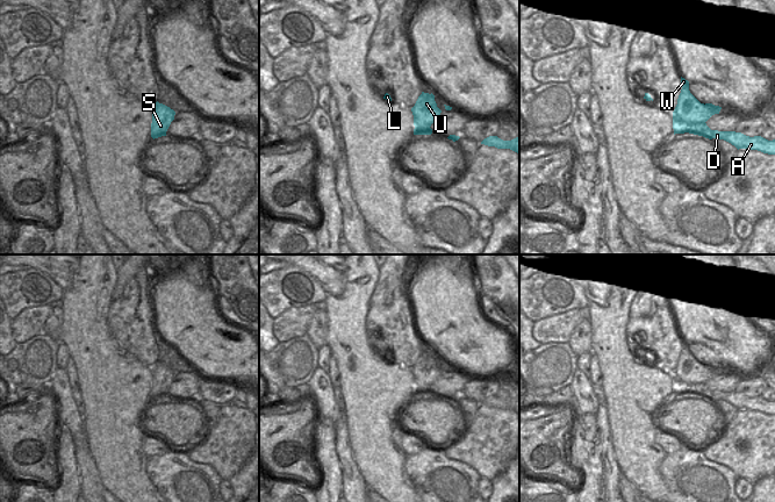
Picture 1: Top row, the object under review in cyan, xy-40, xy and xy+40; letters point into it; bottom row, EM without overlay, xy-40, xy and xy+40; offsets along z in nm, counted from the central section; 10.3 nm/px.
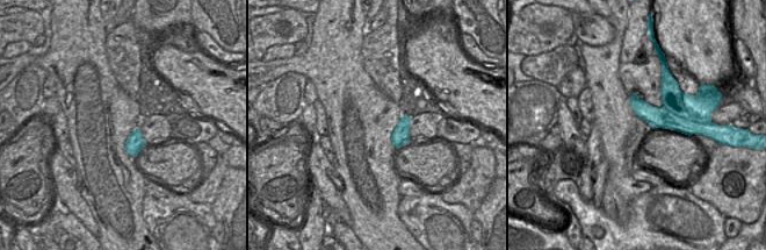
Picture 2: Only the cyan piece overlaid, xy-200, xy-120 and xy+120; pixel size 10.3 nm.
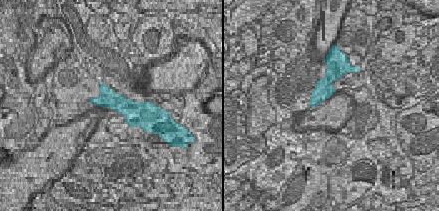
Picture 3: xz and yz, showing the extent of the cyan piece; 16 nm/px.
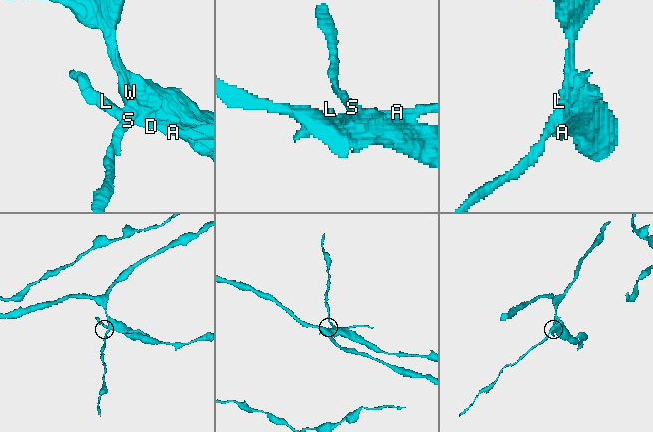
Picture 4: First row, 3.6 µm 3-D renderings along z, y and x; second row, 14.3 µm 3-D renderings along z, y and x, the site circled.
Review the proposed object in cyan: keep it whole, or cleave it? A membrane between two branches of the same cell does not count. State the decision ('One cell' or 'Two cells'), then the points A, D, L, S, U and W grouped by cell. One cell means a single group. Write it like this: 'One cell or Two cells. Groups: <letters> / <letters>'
Two cells. Groups: A D L / S U W

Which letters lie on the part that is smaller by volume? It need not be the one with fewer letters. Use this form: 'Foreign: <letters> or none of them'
Foreign: A, D, L

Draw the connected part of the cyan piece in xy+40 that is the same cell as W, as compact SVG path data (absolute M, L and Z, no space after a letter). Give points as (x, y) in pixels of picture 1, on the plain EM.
M681 337L682 350L673 376L687 383L706 382L712 375L719 374L722 367L701 364L689 351L689 342Z

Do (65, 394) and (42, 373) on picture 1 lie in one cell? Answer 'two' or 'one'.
two

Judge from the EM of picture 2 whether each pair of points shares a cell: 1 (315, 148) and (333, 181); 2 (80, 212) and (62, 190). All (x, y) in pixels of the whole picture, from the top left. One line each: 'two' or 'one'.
1: one
2: one

